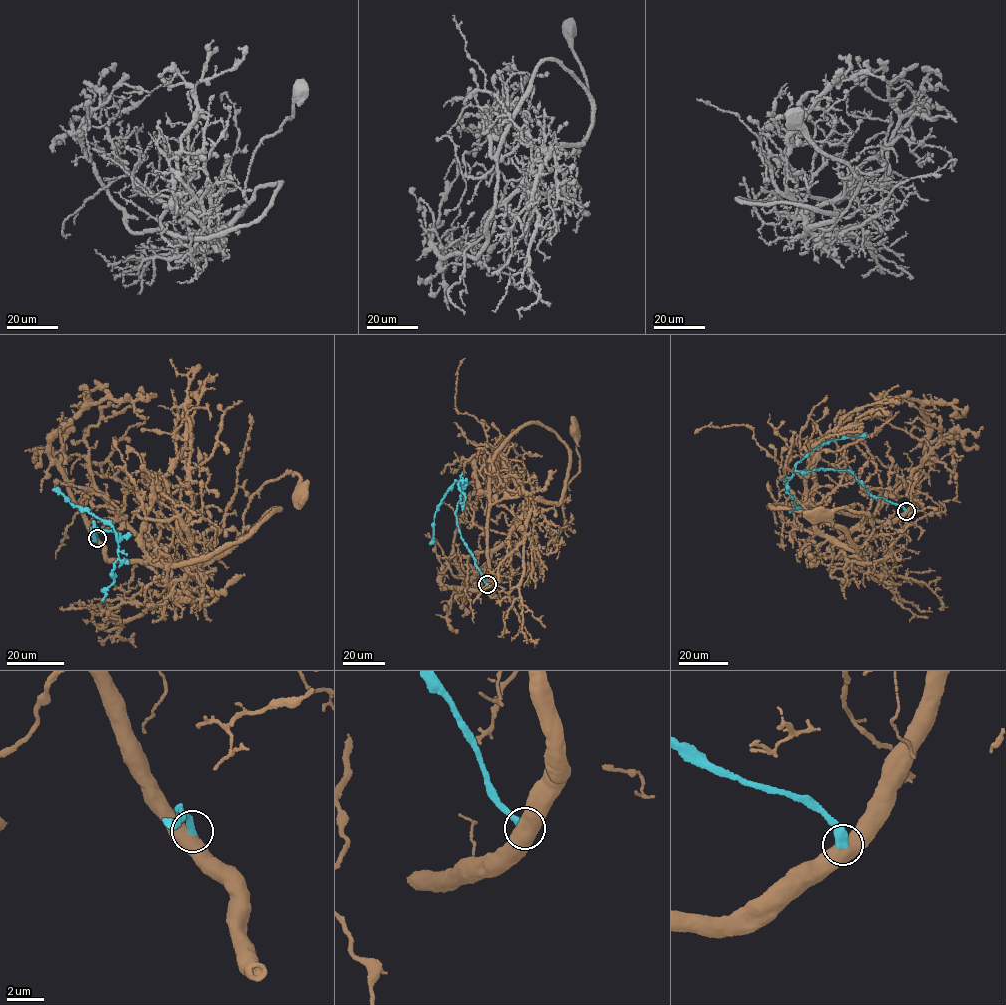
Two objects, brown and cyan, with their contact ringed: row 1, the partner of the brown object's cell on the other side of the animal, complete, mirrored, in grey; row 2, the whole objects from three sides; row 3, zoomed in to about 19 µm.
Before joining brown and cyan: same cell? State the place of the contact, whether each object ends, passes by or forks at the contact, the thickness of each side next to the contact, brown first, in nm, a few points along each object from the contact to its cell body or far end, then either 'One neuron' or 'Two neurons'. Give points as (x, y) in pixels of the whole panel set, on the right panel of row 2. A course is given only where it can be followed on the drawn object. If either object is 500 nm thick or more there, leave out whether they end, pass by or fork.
Place: (906, 511). Thickness 750 nm (brown) against 480 nm. Course of brown: (906, 512), (913, 486), (884, 495), (873, 514), (835, 540), (852, 551), (873, 532), (871, 515), (819, 513). Course of cyan: (906, 511), (882, 498), (875, 498), (849, 471), (795, 470), (795, 464), (825, 443), (866, 433). Two neurons

